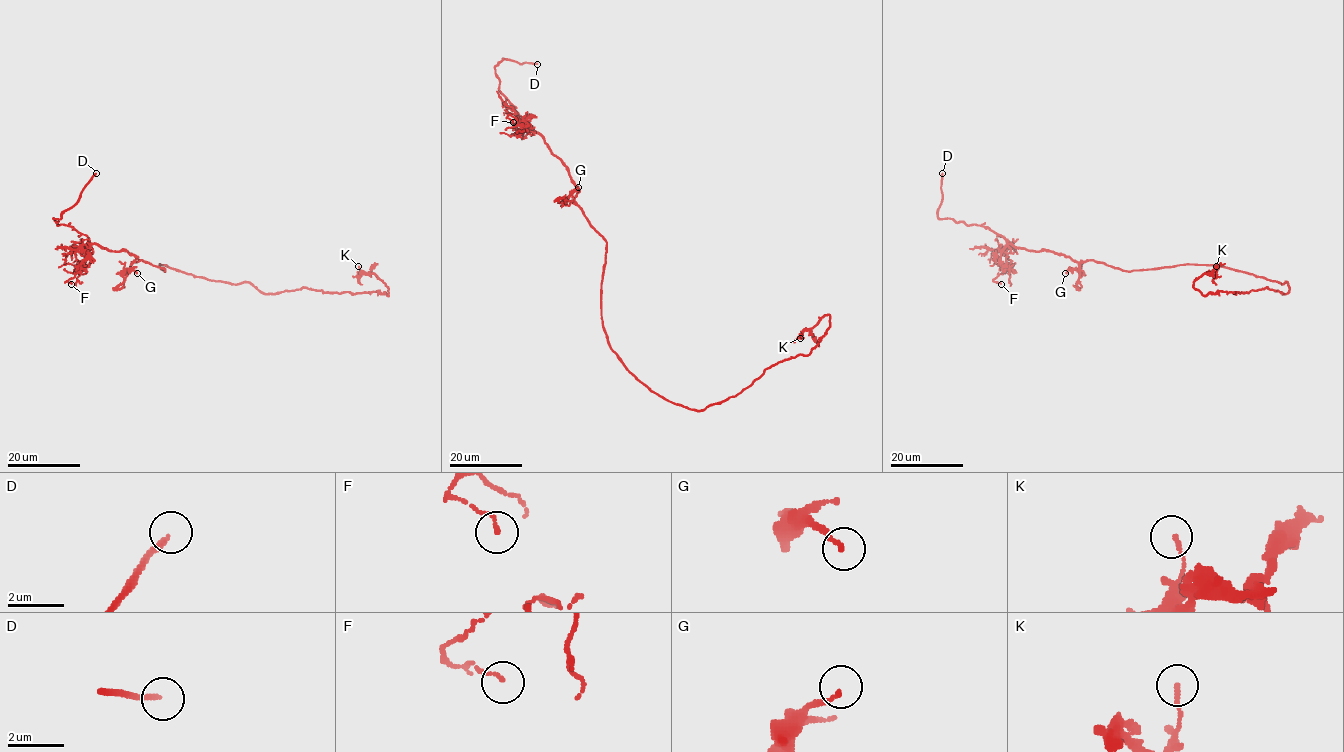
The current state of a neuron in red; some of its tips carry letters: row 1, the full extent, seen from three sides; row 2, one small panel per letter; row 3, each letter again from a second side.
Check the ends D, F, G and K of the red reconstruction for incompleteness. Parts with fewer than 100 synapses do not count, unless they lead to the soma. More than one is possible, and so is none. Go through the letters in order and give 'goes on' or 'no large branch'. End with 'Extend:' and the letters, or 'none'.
D: goes on
F: no large branch
G: no large branch
K: no large branch
Extend: D

